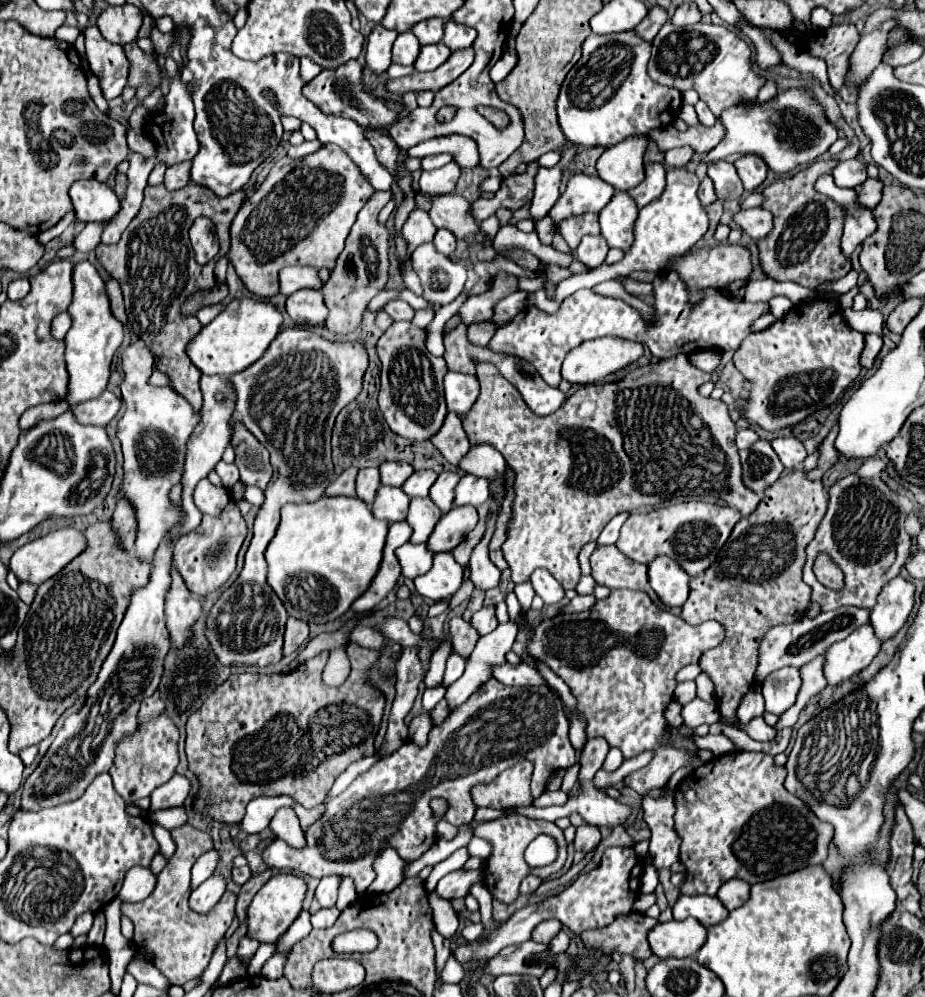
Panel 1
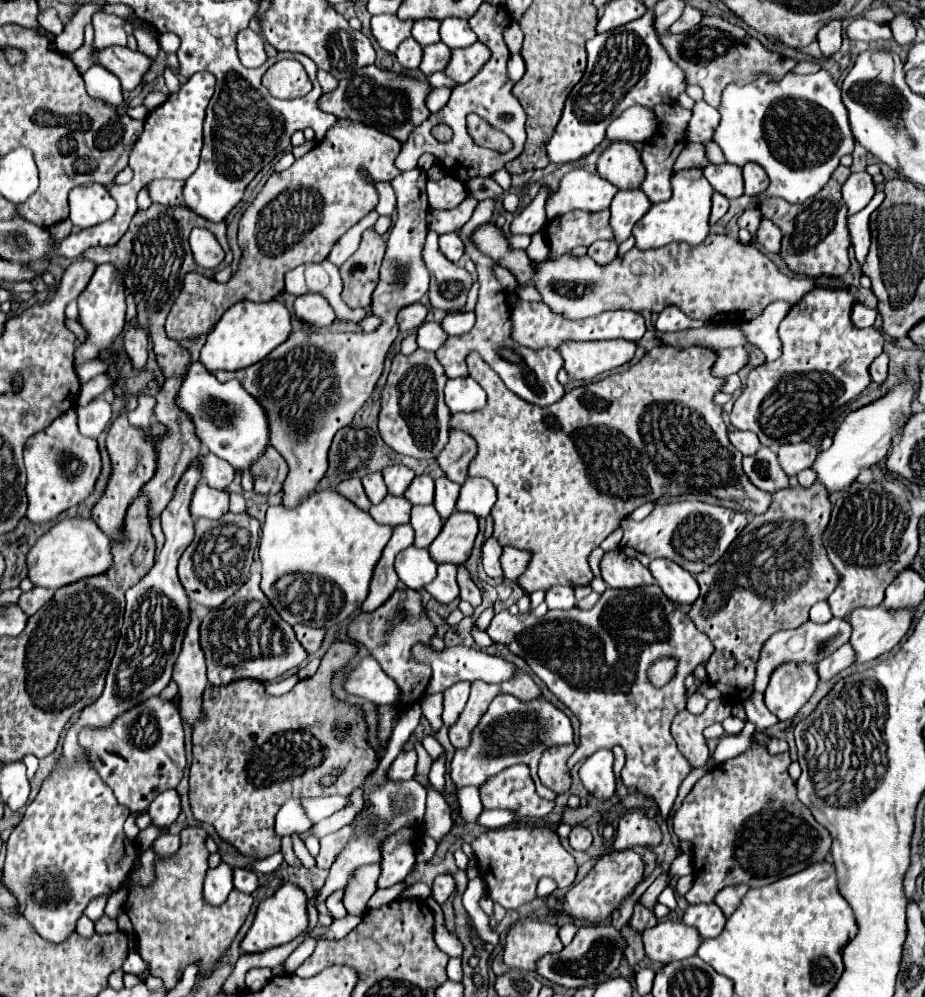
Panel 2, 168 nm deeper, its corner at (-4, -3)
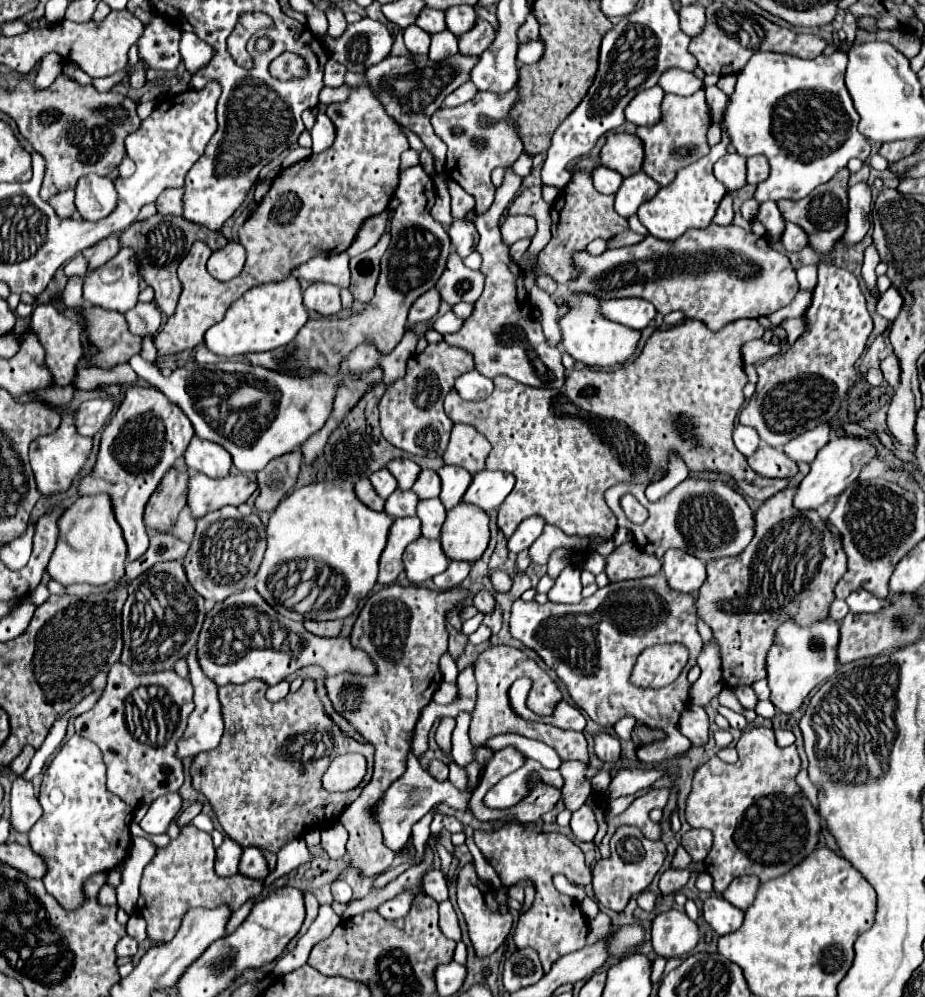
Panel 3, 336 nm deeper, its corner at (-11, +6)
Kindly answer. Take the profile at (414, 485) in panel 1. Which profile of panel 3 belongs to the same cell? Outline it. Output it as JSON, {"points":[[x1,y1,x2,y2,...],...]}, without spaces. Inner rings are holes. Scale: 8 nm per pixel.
{"points":[[421,470,417,482,413,484,413,492,423,498,437,498,441,490,441,480,435,470]]}

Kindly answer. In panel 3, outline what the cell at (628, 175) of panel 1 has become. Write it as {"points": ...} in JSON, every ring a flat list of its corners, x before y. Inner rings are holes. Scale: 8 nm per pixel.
{"points":[[611,134,601,148,603,166,619,172,621,176,631,176,641,170,645,160,643,144,633,134]]}

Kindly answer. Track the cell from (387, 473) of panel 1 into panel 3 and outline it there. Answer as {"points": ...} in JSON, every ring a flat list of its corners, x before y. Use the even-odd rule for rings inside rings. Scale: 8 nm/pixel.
{"points":[[409,458,391,460,391,462,387,464,387,468,389,468,389,472,397,478,401,490,411,490,411,486,415,484,415,480,417,480,417,476,419,476,419,472,421,472,419,464,415,464,415,462,409,460]]}

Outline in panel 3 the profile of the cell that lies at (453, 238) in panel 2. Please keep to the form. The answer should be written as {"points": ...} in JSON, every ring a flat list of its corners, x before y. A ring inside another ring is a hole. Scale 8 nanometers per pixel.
{"points":[[455,220,449,226,447,232,451,236,451,242,453,242,455,252,461,258,467,258,475,250,475,244,477,244,479,236,477,236,477,230,473,226,473,220]]}

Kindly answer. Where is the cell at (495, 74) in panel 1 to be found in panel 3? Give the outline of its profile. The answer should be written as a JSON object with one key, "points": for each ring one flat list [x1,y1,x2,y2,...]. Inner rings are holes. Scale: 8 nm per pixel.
{"points":[[539,40,521,44,519,46,519,52,517,52,517,60,521,64,535,64,541,56,543,56,543,44]]}

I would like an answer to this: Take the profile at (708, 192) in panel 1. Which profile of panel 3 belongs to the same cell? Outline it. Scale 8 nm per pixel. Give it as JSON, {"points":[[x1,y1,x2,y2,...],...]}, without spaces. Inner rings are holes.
{"points":[[727,192,723,196,719,208,717,208,717,214,715,214,713,222,725,226,725,224,731,224,731,220,733,220,733,198,731,198,731,192]]}

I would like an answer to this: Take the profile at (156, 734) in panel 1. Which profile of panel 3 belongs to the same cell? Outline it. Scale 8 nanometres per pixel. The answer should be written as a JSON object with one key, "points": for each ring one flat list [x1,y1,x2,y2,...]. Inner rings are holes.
{"points":[[115,662,109,672,107,688,95,706,75,718,75,732,91,742,95,742,103,754,107,766,107,790,117,794,129,806,137,808,141,804,151,804,167,792,175,792,183,784,183,762,177,756,177,742,187,728,187,718,193,712,193,686,189,680,179,678,175,670,165,670,163,674,131,674,127,666]]}

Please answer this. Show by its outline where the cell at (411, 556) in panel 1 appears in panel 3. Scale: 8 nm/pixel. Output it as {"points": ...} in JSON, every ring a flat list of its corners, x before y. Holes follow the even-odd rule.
{"points":[[423,536,407,546,403,562,405,562,405,574,413,584,421,584,441,574,443,570,447,570,449,564,445,552,441,550,441,542,427,540]]}

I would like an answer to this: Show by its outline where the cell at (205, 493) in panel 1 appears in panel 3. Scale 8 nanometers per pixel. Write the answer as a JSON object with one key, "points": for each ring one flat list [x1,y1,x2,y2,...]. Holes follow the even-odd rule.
{"points":[[195,474,189,478,187,506,191,508,193,518,217,510,219,506,239,506,257,490,257,484,247,474,227,476,221,480,207,478,205,474]]}

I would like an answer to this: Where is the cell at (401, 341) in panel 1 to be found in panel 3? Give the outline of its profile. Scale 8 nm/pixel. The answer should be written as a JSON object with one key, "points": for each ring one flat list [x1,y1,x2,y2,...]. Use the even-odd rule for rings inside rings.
{"points":[[445,342,429,344,421,354,413,354,407,360,405,376,391,382,379,402,381,432,387,442,419,456,443,456,453,428,451,418,443,410,443,400,451,392,455,378,469,370,473,370,473,366,467,352]]}

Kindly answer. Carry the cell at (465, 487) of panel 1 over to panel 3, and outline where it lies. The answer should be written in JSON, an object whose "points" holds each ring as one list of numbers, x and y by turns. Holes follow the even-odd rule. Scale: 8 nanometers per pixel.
{"points":[[483,470,473,476,473,482,469,484,469,488,463,496,463,502,475,504,475,506,483,508,485,512,495,510,507,498,513,484,515,484,515,478,507,472]]}

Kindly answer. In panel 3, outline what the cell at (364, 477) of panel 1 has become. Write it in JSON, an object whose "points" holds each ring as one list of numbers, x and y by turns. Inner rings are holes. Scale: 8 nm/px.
{"points":[[387,468,377,470,375,474,371,474,371,476,369,476,369,480,371,480,371,484,373,484,375,492,377,492,383,500,385,500,387,496,391,496,391,494,395,492,395,488,397,488,397,482,395,482,393,474,391,474]]}

